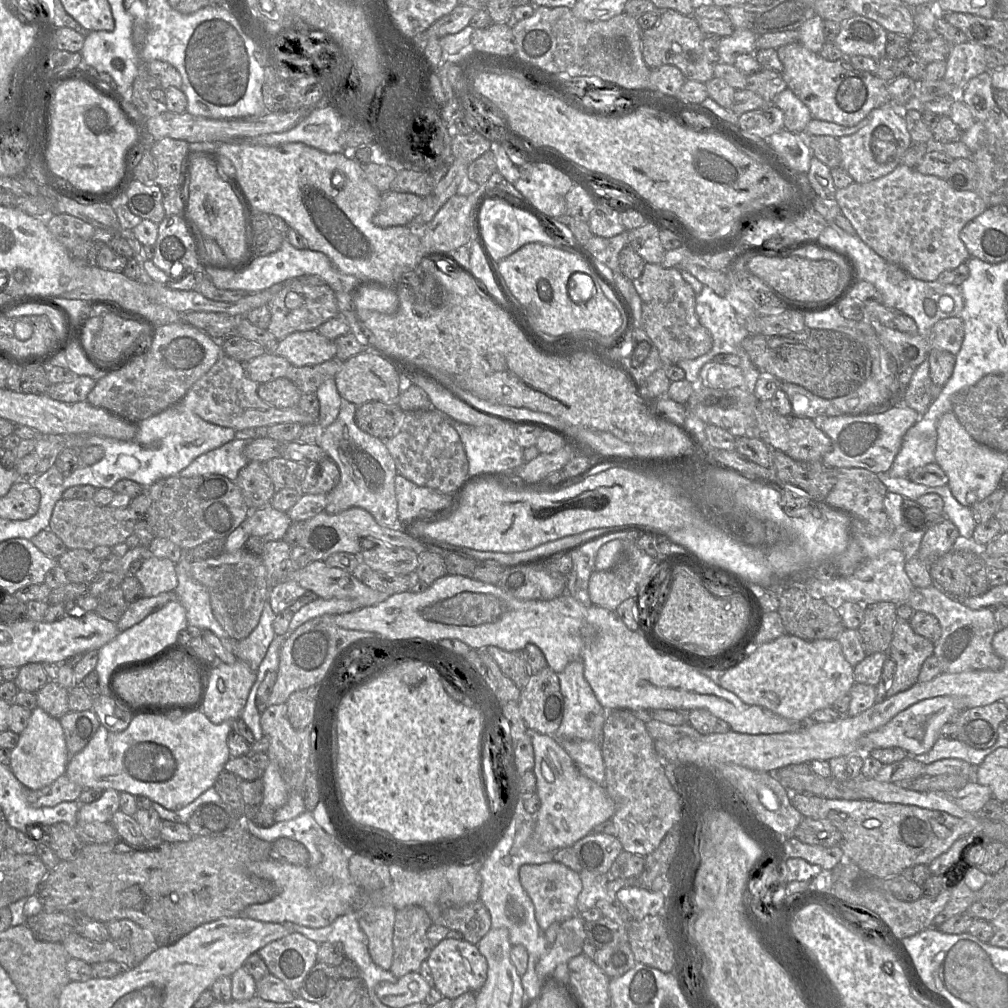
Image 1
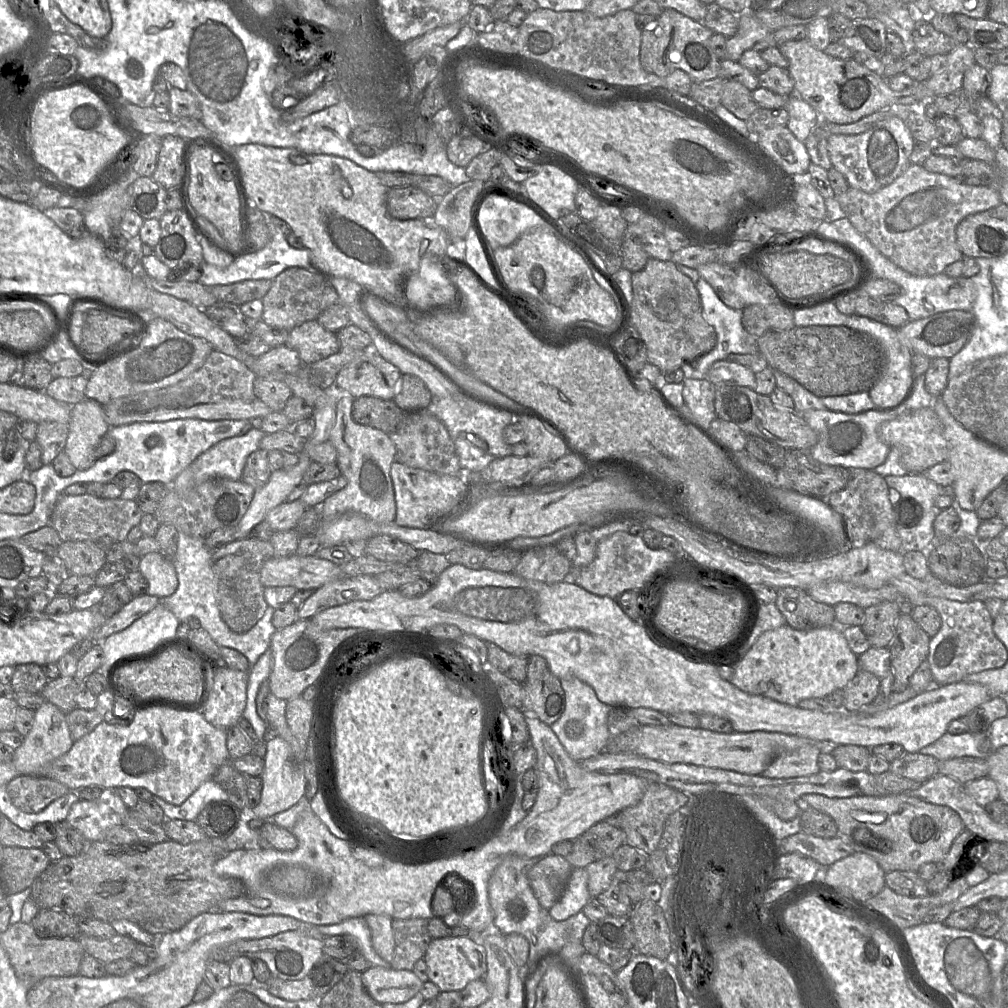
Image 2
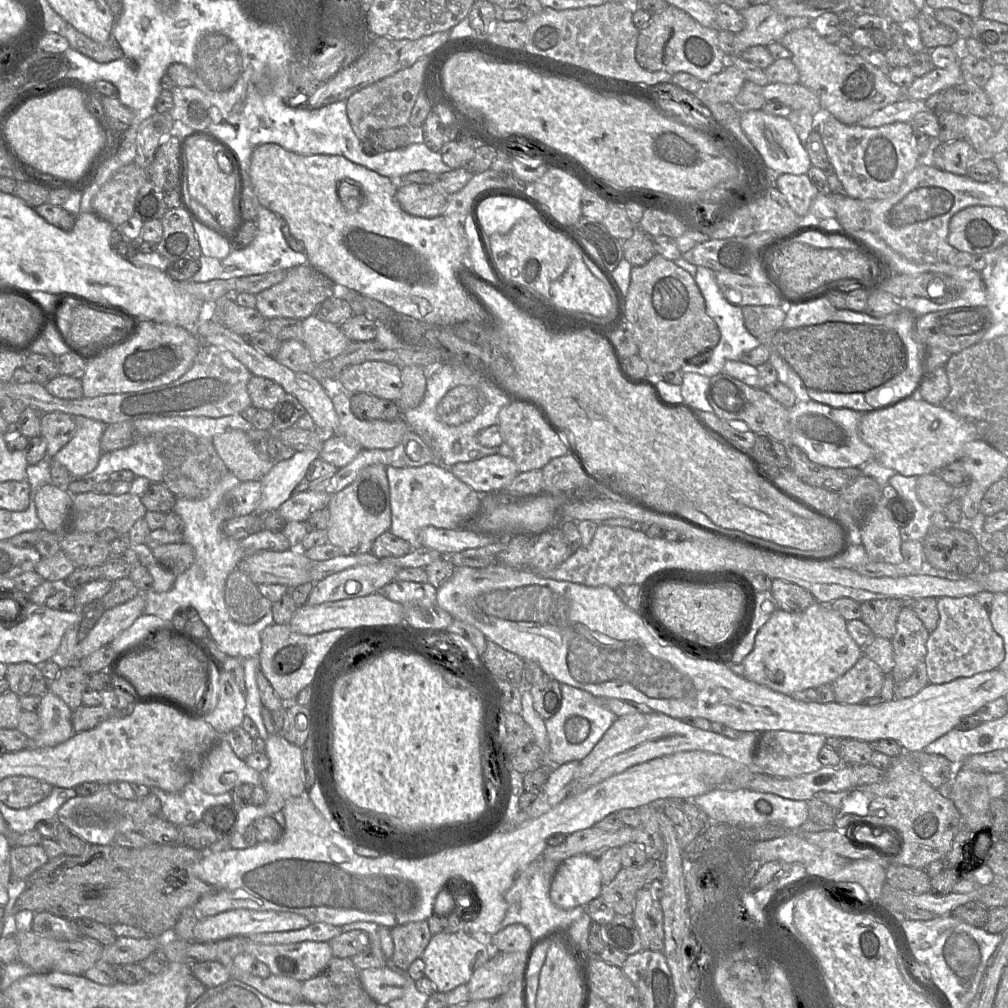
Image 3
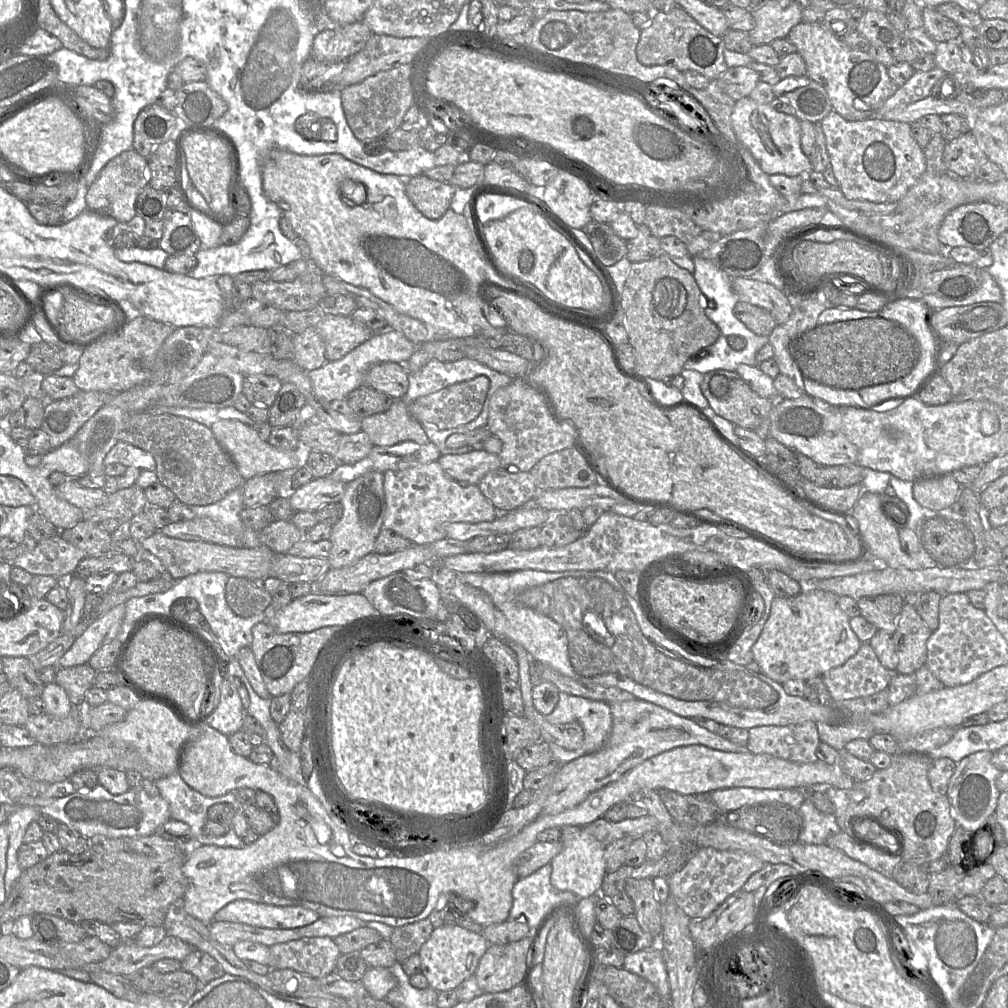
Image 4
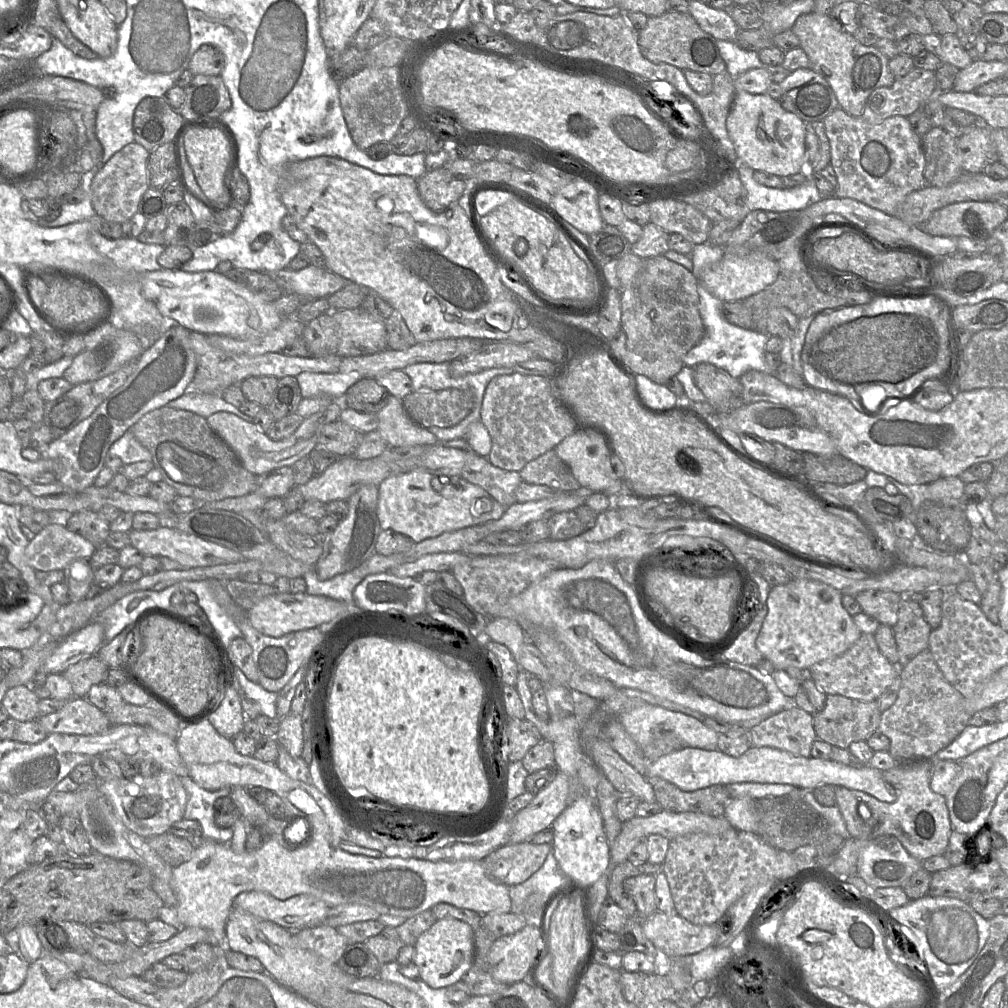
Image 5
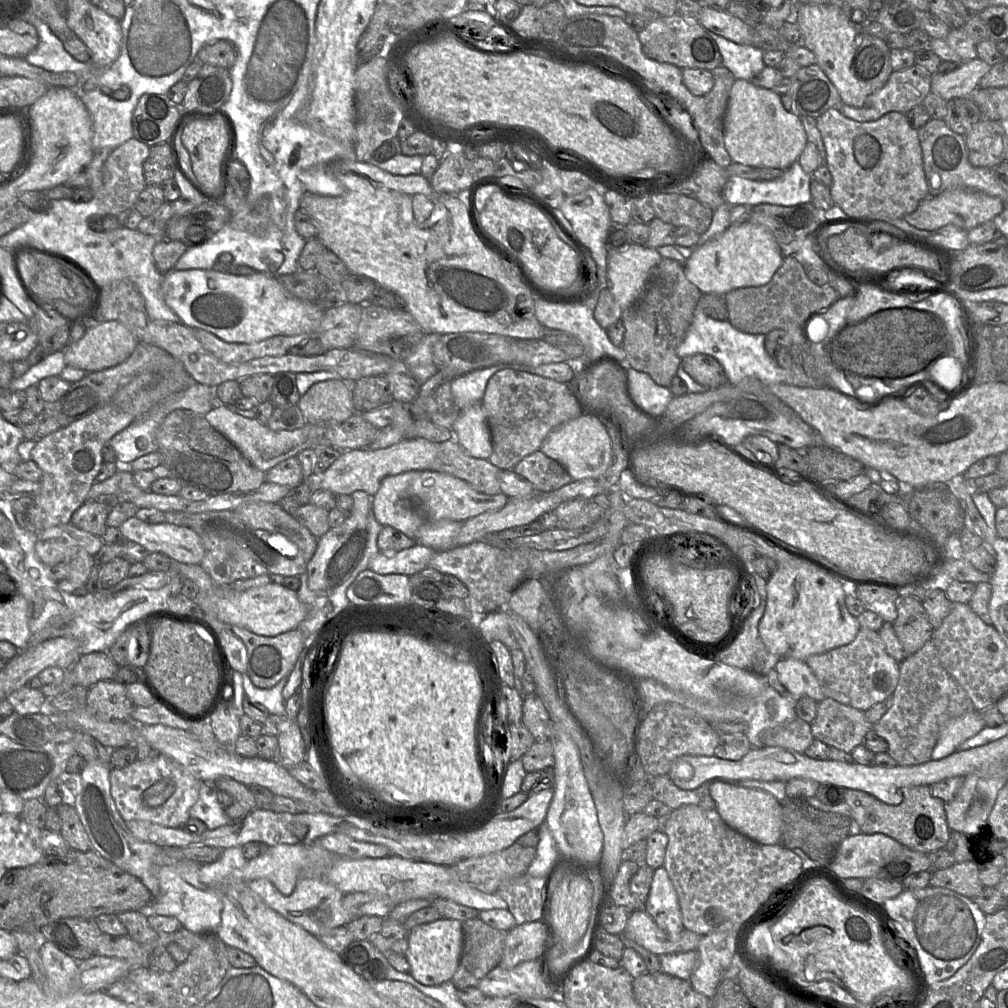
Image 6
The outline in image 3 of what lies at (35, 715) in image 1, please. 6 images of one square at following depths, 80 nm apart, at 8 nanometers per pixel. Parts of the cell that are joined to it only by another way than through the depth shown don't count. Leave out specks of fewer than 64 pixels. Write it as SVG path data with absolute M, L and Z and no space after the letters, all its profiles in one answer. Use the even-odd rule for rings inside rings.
M47 691L42 695L42 705L39 711L41 729L39 734L31 739L29 746L52 747L68 740L73 734L73 711L56 694Z

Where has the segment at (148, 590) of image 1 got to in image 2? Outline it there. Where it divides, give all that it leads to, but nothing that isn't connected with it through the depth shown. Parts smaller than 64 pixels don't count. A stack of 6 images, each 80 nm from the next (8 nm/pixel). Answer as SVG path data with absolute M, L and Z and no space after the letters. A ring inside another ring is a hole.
M154 552L142 557L139 571L148 582L147 593L151 596L166 598L177 590L176 568L172 559L162 553Z

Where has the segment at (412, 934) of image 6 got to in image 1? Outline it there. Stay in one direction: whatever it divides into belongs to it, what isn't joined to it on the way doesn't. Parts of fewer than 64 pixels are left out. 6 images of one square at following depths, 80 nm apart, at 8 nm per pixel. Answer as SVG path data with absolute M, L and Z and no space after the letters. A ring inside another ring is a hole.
M444 939L434 946L427 958L432 971L434 987L451 1000L466 992L478 992L484 985L488 963L476 944L465 939Z

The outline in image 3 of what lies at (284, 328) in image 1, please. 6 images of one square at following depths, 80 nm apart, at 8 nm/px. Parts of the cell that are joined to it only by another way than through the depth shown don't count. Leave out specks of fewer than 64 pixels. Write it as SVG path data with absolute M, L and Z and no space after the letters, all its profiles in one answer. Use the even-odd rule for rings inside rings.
M299 265L292 269L280 269L280 270L289 270L285 279L258 293L256 295L256 309L259 313L266 318L267 320L283 317L283 318L295 318L303 320L315 314L317 308L328 298L335 296L335 284L323 273L314 269L310 265Z

